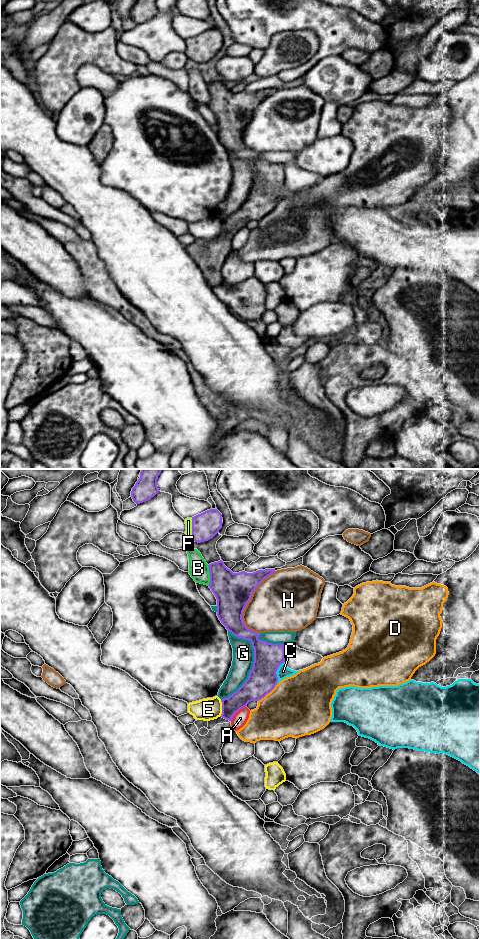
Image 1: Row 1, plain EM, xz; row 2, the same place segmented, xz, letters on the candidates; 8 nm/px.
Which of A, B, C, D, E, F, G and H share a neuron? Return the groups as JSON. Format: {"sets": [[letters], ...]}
{"sets": [["A"], ["B"], ["C"], ["D"], ["E"], ["F"], ["G"], ["H"]]}

